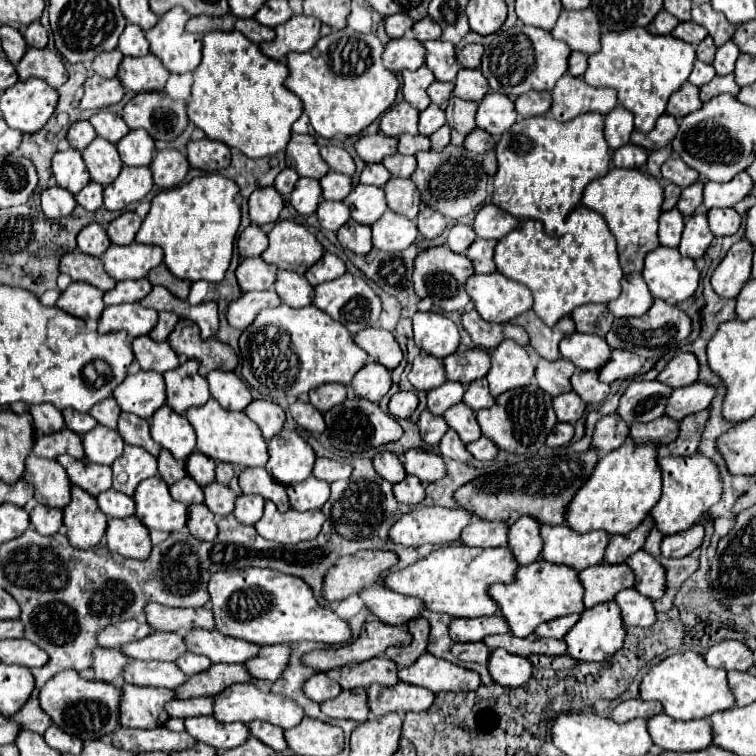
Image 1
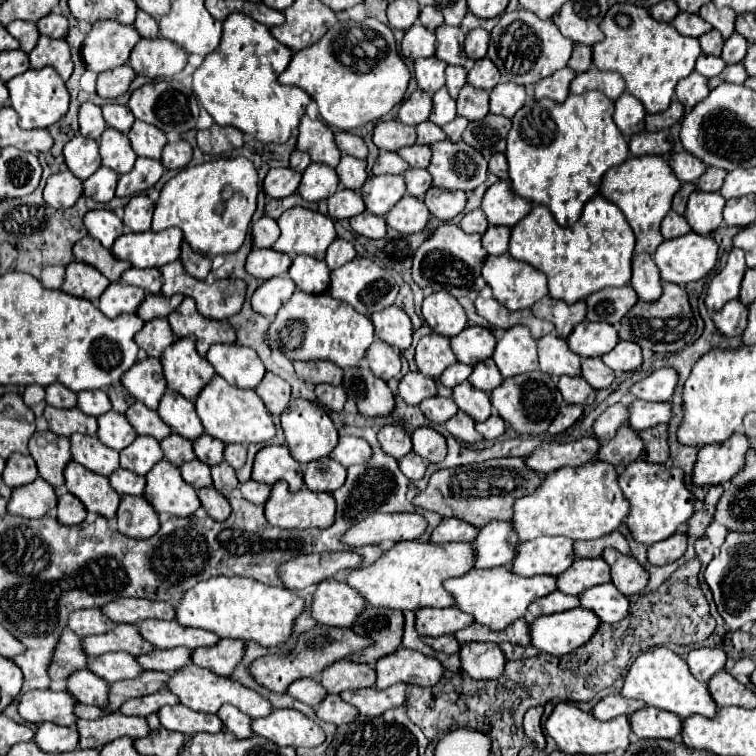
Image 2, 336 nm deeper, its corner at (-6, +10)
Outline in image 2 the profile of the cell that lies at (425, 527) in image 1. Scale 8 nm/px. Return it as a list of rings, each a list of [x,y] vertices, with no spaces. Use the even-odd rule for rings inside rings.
[[[371,513],[357,525],[345,531],[341,543],[349,547],[377,545],[381,541],[409,541],[419,539],[427,529],[427,521],[419,513]]]

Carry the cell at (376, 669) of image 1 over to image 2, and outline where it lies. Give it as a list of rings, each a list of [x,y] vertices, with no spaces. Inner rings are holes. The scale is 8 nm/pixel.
[[[341,659],[329,665],[321,675],[321,685],[327,693],[341,693],[341,691],[355,691],[363,687],[373,687],[375,683],[375,669],[371,665],[353,663],[349,659]]]

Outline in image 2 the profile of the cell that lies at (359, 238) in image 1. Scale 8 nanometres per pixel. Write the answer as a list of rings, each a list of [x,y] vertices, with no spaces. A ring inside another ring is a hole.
[[[363,211],[361,215],[355,215],[351,221],[351,227],[355,233],[367,237],[367,239],[381,239],[387,231],[385,219],[379,215],[373,215],[369,211]]]

